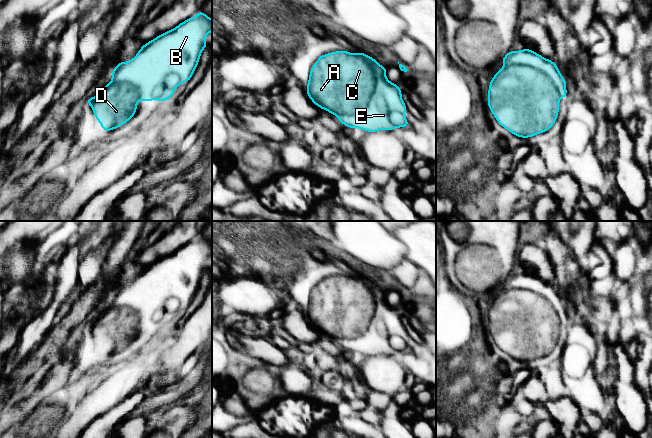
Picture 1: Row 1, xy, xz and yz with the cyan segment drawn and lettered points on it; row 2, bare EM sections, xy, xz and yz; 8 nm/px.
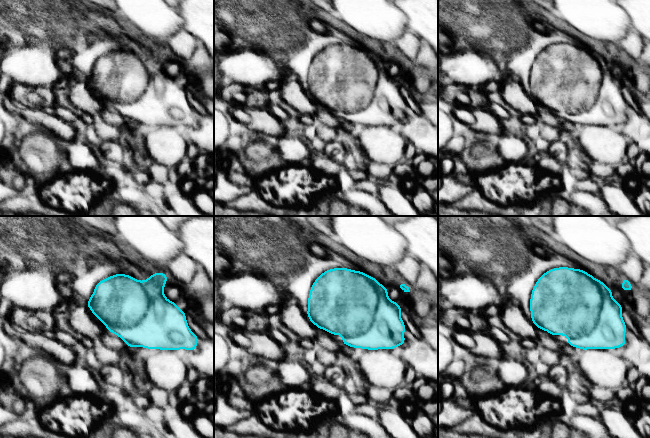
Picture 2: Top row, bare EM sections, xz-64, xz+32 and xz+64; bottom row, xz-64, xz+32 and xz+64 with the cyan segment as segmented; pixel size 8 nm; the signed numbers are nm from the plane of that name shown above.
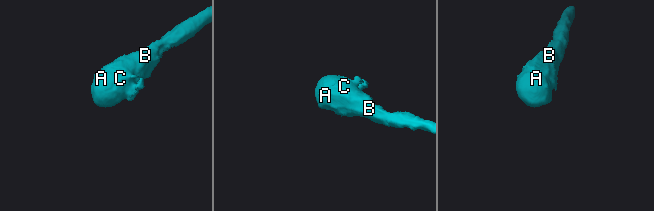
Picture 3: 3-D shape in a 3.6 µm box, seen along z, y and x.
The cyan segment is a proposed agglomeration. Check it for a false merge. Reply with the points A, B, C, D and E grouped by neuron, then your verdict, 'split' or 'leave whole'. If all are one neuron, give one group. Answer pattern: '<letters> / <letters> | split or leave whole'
A B C D E | leave whole

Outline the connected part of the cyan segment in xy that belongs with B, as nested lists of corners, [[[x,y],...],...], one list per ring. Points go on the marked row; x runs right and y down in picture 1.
[[[199,11],[194,17],[144,44],[133,59],[119,62],[111,74],[114,81],[109,81],[95,97],[89,95],[86,99],[103,131],[112,131],[131,120],[139,99],[144,102],[167,101],[182,82],[189,82],[203,49],[208,47],[205,38],[211,31],[212,19]]]

